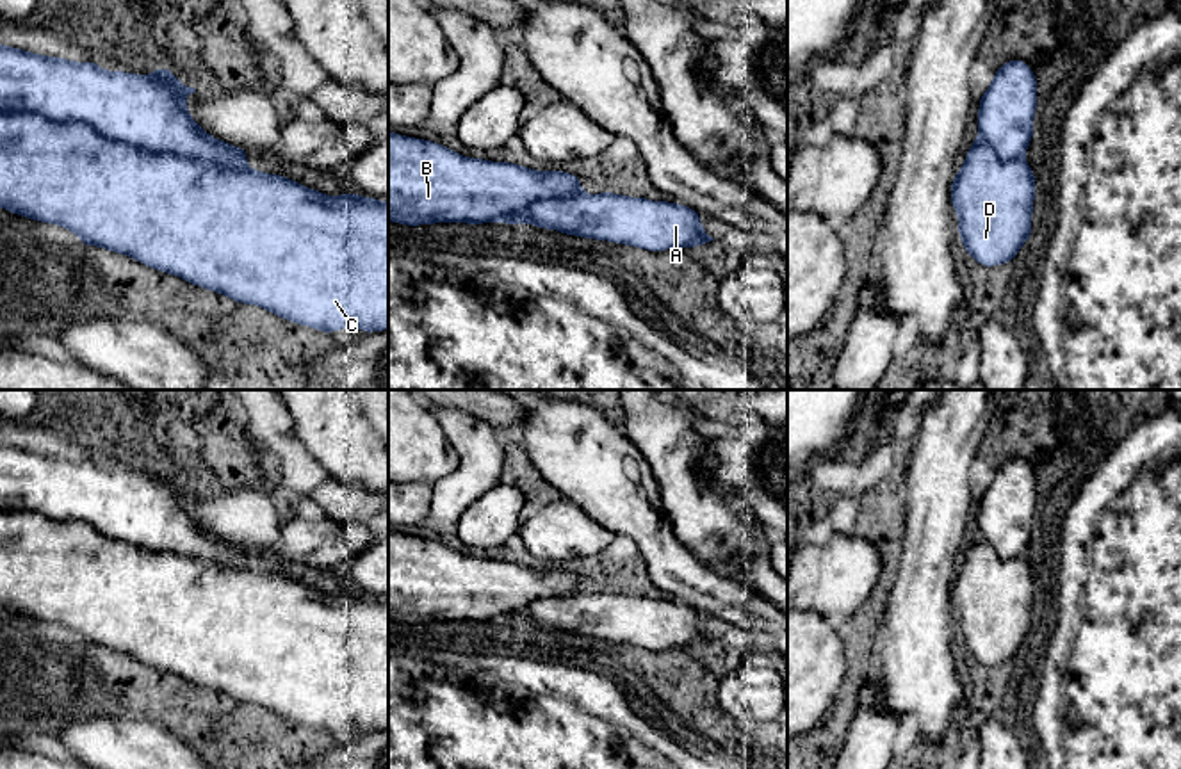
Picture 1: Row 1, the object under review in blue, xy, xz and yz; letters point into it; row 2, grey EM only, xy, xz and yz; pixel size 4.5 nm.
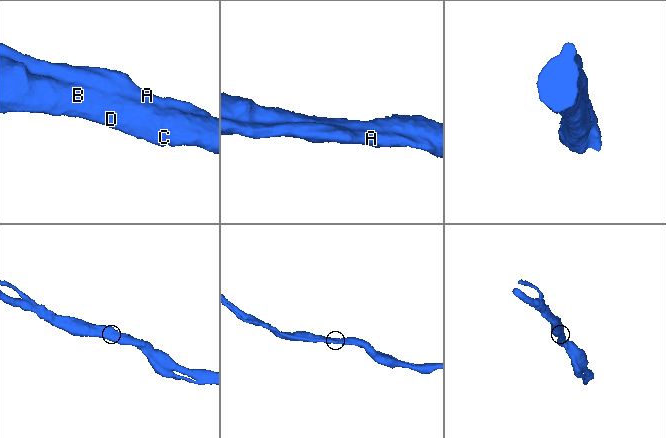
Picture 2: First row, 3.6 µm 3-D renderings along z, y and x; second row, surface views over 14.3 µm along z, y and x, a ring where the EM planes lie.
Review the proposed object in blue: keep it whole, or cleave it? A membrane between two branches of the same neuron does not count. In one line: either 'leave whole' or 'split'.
leave whole

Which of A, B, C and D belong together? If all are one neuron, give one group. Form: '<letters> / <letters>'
A B C D

